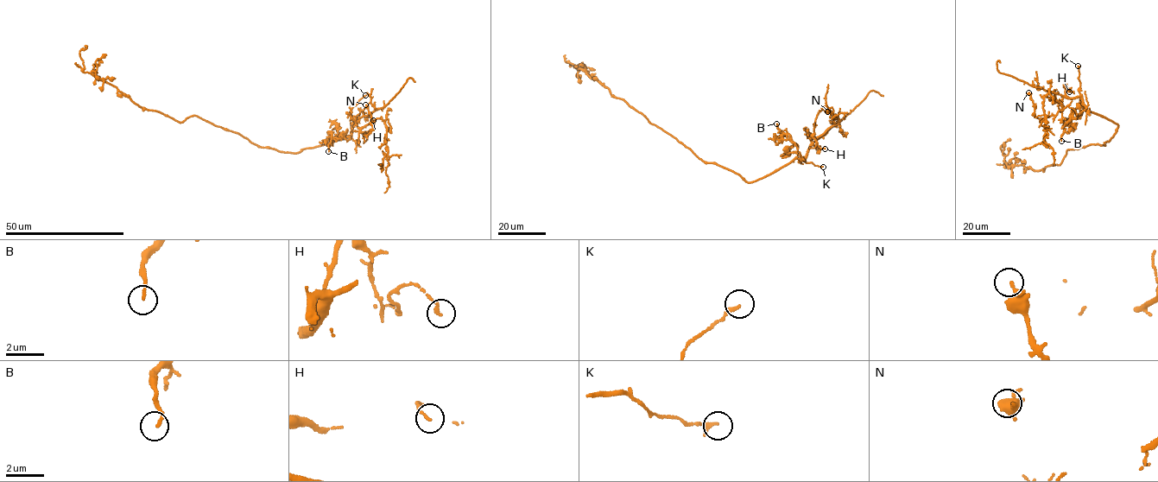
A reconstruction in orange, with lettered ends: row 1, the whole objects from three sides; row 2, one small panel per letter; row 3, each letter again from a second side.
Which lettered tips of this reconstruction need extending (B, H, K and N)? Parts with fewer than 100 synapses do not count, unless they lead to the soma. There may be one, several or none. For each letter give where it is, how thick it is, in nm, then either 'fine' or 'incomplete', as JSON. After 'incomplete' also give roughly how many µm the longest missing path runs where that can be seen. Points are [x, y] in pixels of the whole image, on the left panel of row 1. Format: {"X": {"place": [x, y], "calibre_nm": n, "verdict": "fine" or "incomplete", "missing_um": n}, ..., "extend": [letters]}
{"B": {"place": [328, 151], "calibre_nm": 130, "verdict": "fine"}, "H": {"place": [373, 120], "calibre_nm": 120, "verdict": "fine"}, "K": {"place": [365, 95], "calibre_nm": 200, "verdict": "fine"}, "N": {"place": [365, 104], "calibre_nm": 190, "verdict": "fine"}, "extend": []}

